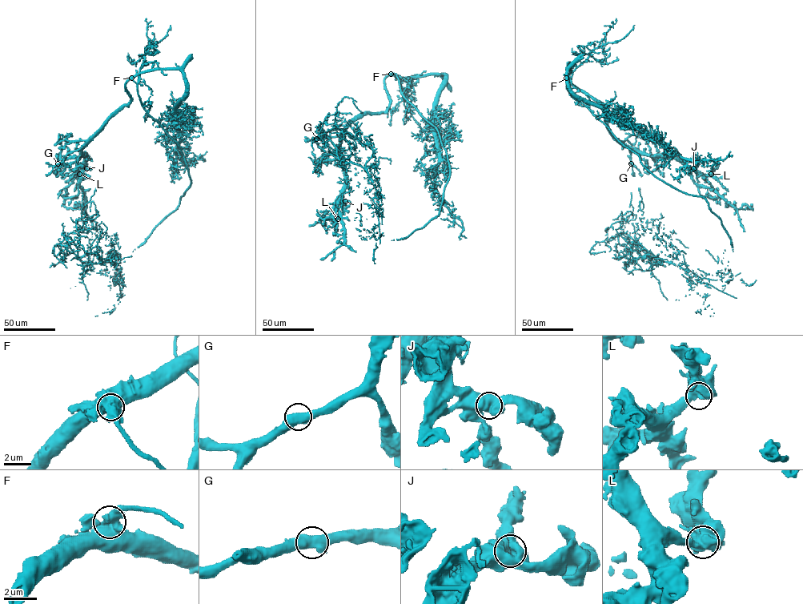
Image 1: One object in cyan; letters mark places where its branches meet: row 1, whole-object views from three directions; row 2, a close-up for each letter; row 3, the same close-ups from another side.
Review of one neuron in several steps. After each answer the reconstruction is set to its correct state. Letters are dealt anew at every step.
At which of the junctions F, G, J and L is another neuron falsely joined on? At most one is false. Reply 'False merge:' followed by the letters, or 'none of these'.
False merge: F

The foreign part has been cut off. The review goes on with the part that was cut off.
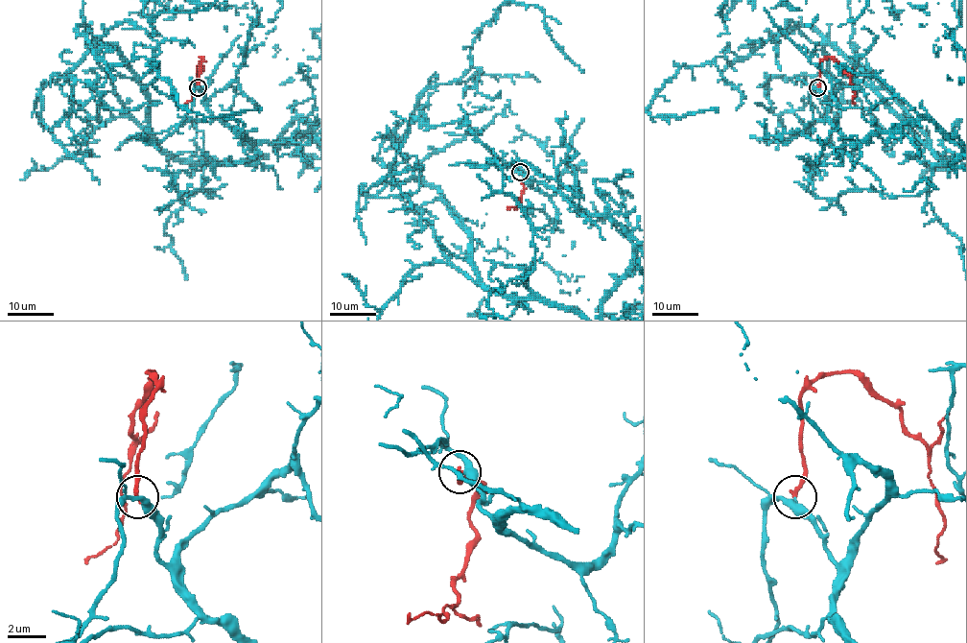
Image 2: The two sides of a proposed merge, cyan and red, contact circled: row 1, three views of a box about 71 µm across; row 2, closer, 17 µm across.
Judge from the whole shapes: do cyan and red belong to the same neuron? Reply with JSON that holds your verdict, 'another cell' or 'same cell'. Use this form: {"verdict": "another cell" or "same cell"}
{"verdict": "same cell"}

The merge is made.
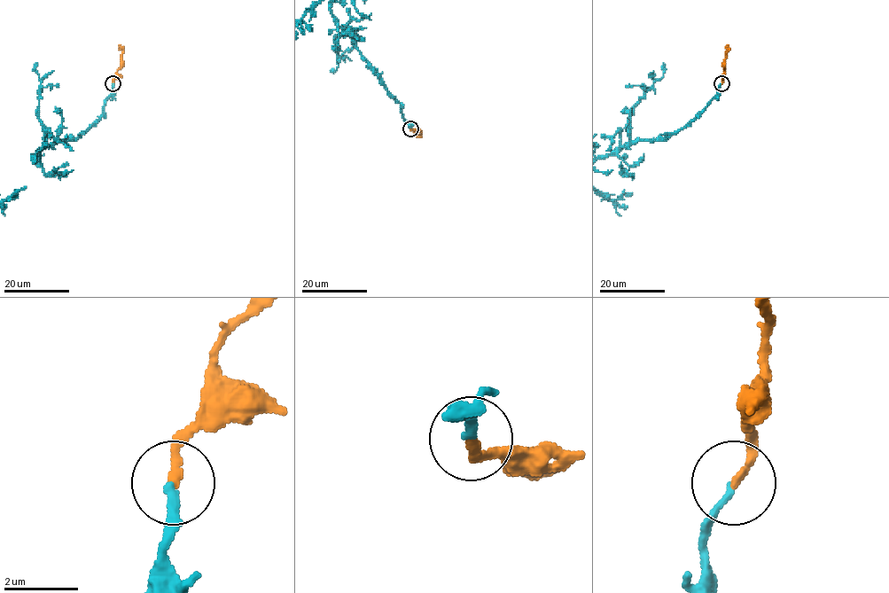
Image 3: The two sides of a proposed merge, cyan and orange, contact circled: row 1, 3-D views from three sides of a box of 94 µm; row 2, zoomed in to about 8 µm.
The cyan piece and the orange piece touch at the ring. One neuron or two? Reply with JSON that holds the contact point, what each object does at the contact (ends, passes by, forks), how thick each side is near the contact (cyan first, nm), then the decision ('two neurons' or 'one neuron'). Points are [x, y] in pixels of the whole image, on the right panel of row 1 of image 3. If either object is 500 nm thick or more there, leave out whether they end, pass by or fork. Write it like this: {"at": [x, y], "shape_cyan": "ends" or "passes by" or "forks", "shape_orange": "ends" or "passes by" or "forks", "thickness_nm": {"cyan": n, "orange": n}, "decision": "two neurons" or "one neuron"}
{"at": [721, 83], "shape_cyan": "ends", "shape_orange": "ends", "thickness_nm": {"cyan": 200, "orange": 240}, "decision": "one neuron"}

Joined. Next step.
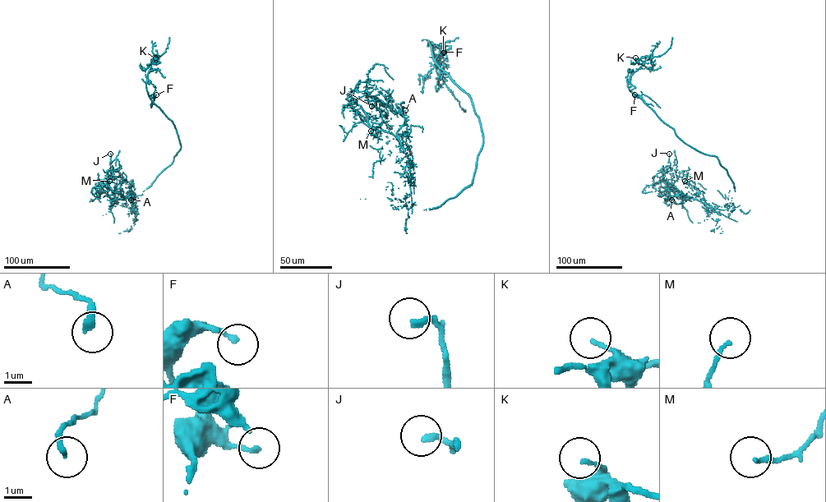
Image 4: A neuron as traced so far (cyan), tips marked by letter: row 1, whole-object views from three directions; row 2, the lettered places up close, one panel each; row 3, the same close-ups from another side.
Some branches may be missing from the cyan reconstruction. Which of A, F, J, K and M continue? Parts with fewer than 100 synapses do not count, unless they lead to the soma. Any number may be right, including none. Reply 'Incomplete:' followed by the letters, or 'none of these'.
Incomplete: none of these

